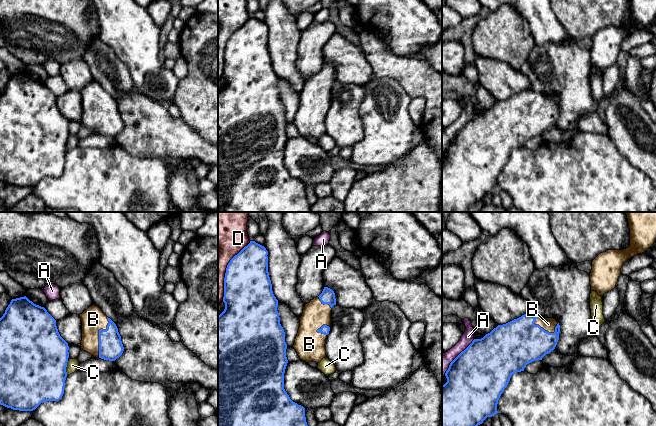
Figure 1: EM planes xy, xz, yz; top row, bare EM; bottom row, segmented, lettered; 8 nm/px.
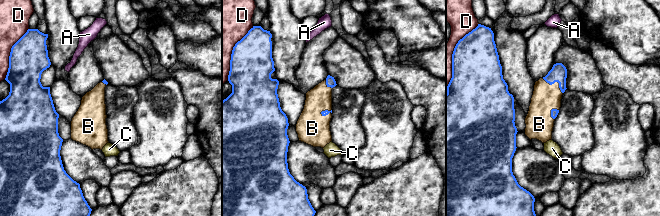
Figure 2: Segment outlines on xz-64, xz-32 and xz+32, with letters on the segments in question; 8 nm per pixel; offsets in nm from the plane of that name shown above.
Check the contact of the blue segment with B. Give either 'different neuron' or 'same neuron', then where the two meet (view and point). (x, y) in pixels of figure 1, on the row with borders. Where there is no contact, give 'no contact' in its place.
same neuron | xy (99, 334)

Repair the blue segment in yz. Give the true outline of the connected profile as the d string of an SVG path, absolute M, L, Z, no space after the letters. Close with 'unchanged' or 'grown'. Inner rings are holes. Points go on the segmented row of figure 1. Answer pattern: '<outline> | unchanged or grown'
M532 312L524 314L521 317L514 319L506 324L498 325L490 333L486 334L481 339L474 339L472 343L462 351L449 365L448 370L445 373L447 382L442 385L442 426L478 426L483 423L487 417L492 417L498 413L497 404L498 400L503 393L504 389L507 387L511 376L514 373L524 371L527 364L542 360L542 358L553 351L559 340L560 325L554 318L540 318L535 316Z | grown

